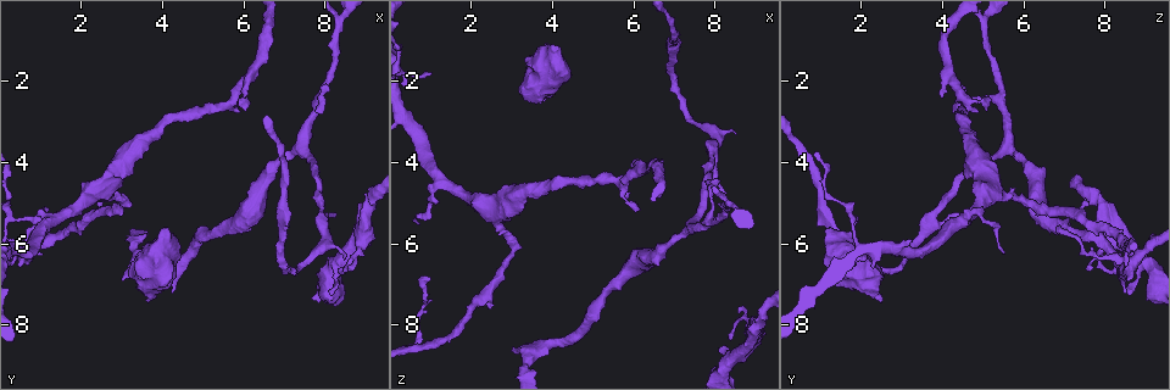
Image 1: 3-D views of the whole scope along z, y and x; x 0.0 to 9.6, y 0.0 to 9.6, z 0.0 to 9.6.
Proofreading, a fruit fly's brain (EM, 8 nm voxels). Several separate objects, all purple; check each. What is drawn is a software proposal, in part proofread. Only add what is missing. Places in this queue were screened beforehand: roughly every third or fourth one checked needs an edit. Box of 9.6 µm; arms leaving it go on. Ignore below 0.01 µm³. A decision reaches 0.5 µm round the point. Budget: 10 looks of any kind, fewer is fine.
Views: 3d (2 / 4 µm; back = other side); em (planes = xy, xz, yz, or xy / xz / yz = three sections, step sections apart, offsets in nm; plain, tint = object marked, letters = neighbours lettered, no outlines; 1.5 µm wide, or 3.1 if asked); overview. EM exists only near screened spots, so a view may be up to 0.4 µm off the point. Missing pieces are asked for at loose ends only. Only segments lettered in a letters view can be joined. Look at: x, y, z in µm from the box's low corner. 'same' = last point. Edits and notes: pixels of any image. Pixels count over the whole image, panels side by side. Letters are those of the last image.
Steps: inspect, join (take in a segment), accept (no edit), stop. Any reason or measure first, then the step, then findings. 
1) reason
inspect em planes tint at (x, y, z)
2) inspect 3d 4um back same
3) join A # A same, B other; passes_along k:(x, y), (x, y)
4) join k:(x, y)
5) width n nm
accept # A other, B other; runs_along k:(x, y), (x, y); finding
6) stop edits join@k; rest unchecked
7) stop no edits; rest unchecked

branch stops here
inspect 3d 4um back at (3.05, 6.90, 8.55)

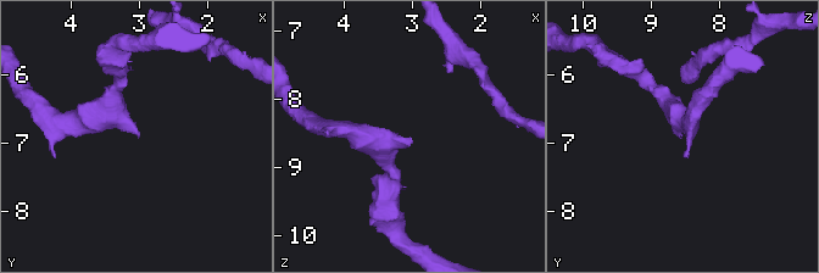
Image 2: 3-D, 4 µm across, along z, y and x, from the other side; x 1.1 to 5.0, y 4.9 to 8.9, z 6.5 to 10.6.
inspect em planes tint at (3.05, 6.90, 8.55)

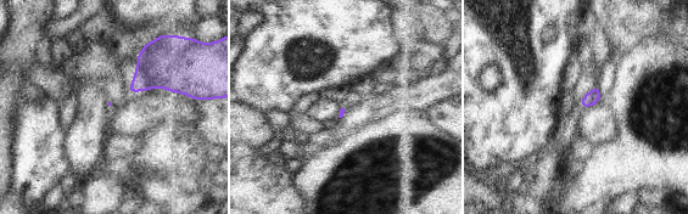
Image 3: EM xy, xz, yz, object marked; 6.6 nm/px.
see the neighbours
inspect em planes letters same

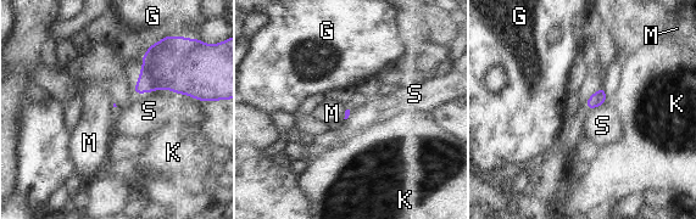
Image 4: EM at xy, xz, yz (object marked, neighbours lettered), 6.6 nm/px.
accept # G other, K other, M other, S other; border 4:(135, 95), (170, 89), (201, 101); no lettered segment goes on from it

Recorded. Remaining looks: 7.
branch stops here
inspect 3d 4um at (0.95, 5.50, 6.95)

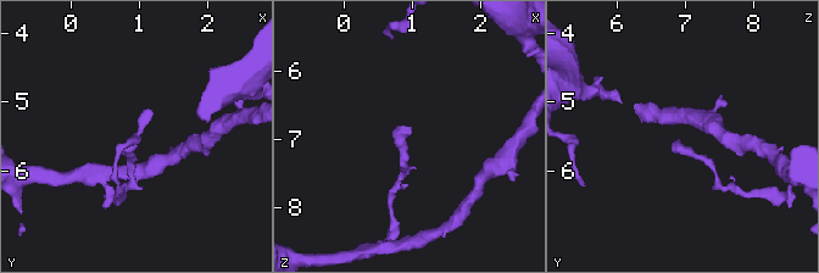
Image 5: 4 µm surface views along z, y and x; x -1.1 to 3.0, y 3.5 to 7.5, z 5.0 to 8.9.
shape alone is not enough
inspect em planes letters at (1.00, 5.55, 6.90)

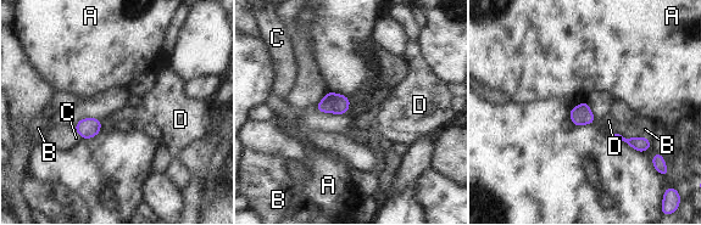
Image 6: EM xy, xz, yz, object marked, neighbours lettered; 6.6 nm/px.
accept # A other, B other, C other, D other; border 6:(587, 100), (571, 108); no lettered segment goes on from it

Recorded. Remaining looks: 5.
stops while still wide
inspect em xy step 8 tint at (4.15, 5.60, 1.20)

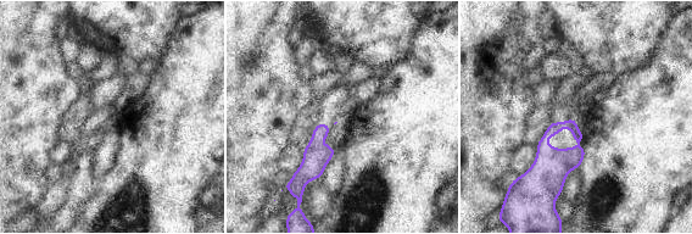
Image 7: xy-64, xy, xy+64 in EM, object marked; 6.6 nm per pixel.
inspect em planes letters same

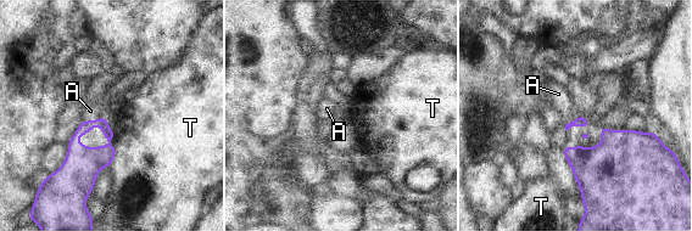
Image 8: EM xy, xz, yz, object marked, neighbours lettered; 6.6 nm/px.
join A # A same, T other; it goes on there

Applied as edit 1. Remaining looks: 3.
inspect overview

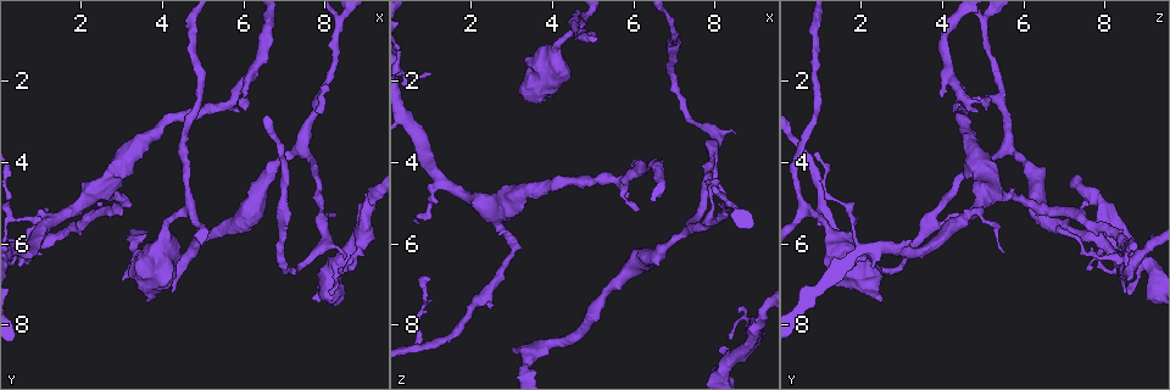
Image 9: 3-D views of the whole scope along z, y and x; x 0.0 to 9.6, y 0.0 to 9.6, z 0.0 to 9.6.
thick end
inspect em xy step 8 tint at (3.15, 6.70, 2.35)

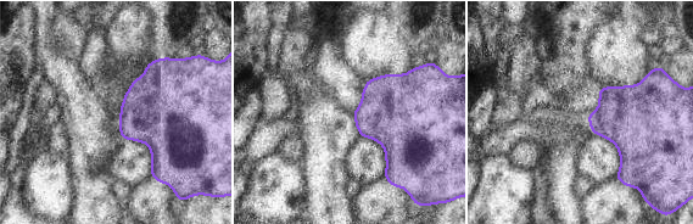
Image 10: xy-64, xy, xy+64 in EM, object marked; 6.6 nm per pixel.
another direction
inspect em planes letters same

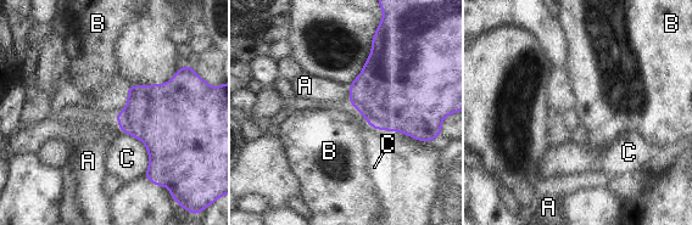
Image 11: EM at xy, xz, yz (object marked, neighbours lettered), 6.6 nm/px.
accept # A other, B other, C other; border 11:(360, 112), (372, 129); none of them fits

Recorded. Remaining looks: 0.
stop edits join@8; rest unchecked

